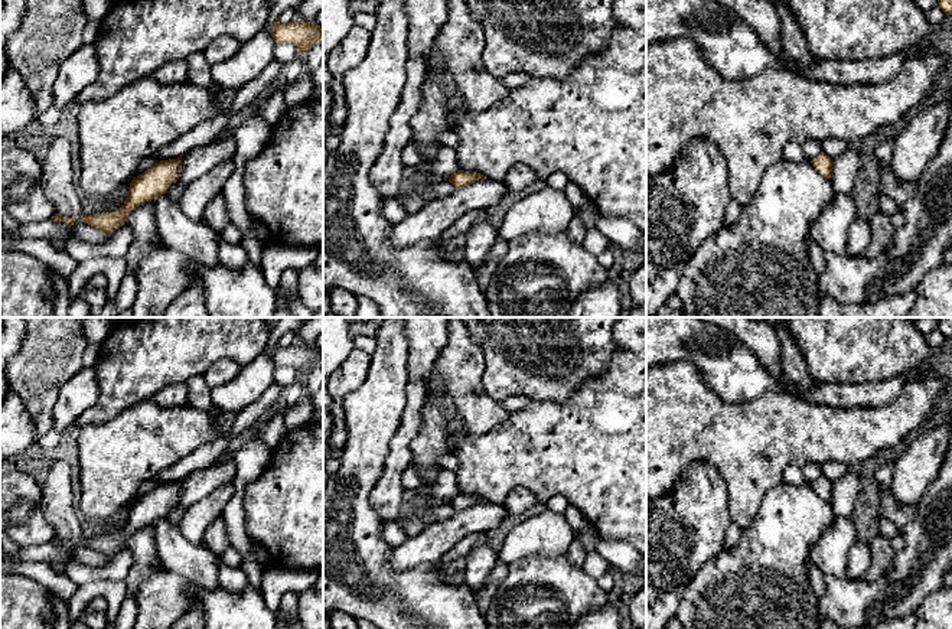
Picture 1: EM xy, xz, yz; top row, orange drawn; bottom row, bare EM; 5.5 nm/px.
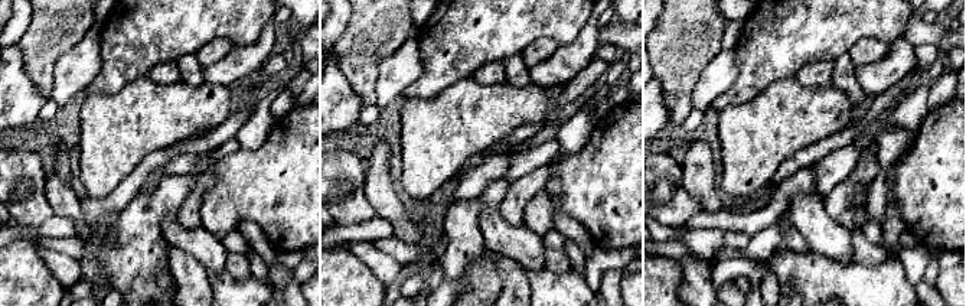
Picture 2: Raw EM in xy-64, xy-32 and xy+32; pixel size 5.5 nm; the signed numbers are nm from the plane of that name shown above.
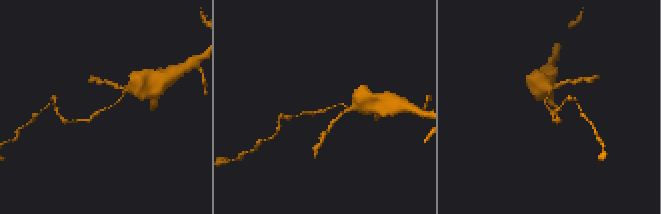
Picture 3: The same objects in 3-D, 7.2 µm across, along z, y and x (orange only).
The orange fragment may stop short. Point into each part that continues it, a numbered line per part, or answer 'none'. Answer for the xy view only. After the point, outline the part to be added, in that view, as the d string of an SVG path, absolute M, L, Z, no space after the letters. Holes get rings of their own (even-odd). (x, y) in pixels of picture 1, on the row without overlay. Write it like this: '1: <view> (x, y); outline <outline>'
none

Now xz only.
none

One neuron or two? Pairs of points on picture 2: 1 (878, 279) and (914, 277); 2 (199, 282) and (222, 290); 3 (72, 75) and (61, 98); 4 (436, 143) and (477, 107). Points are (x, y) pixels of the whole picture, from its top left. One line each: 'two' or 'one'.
1: two
2: two
3: one
4: one

